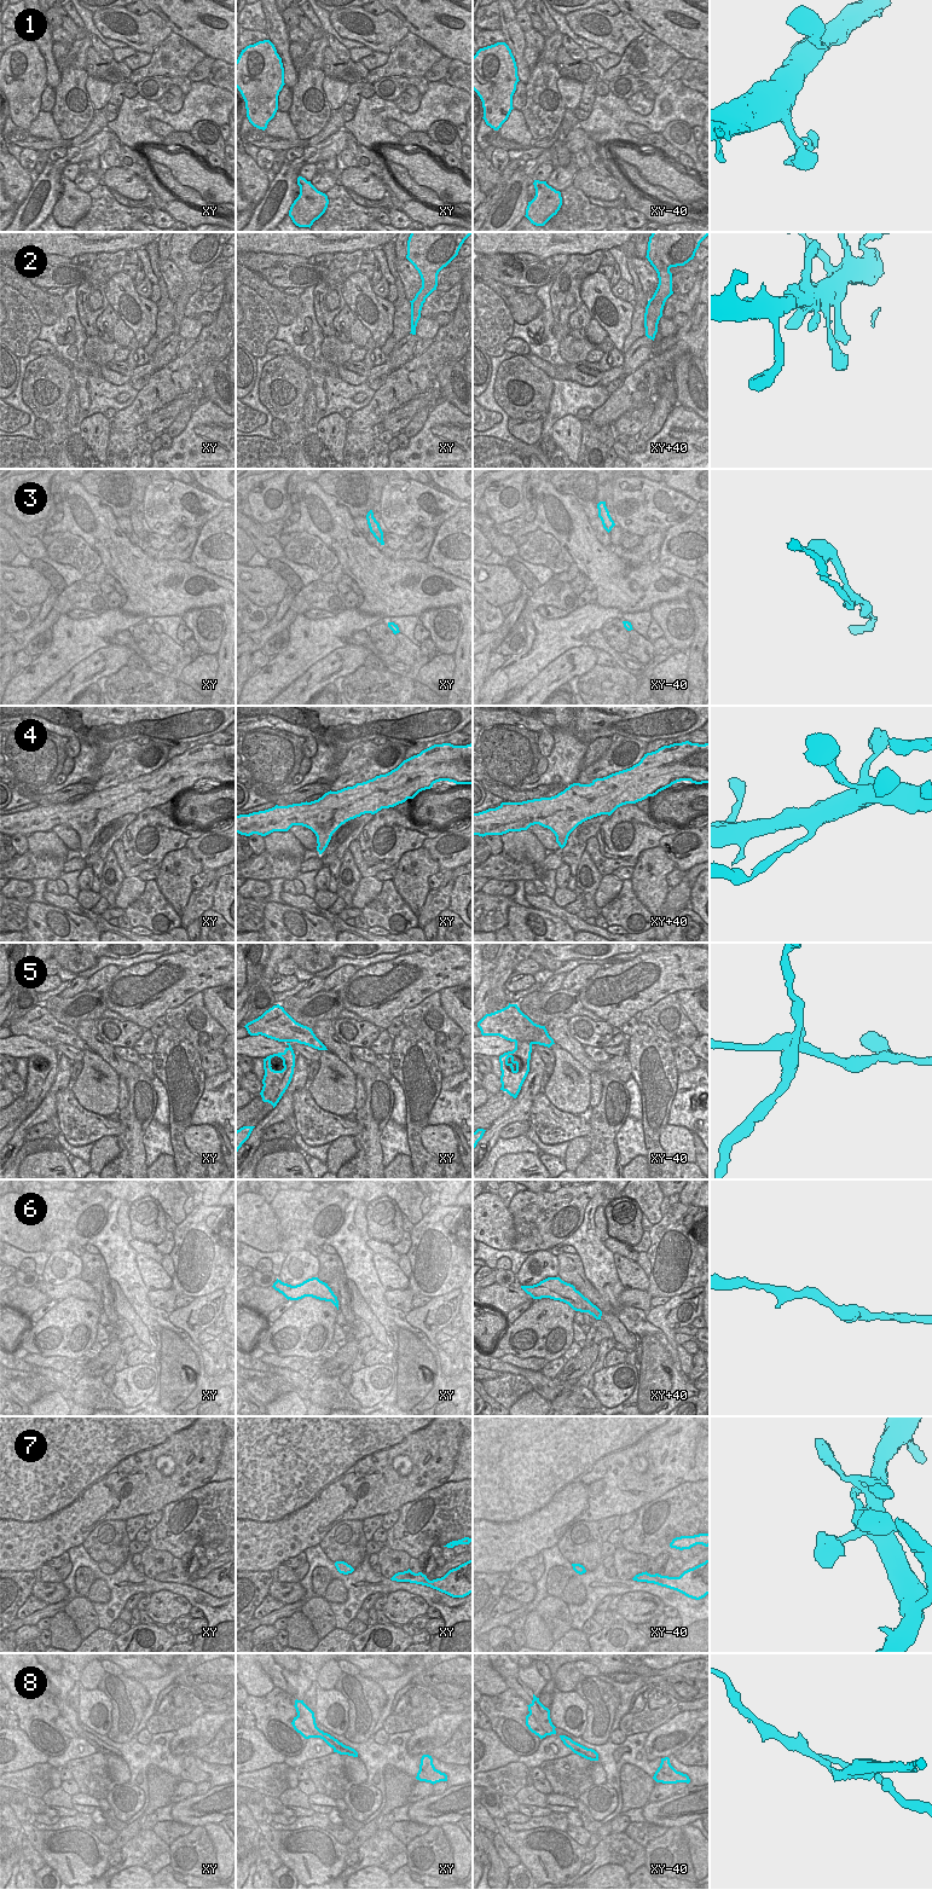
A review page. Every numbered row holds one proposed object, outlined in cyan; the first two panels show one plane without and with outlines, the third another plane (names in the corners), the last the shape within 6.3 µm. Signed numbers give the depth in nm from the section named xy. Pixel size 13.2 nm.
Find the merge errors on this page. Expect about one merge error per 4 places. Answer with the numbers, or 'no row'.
4, 5, 8

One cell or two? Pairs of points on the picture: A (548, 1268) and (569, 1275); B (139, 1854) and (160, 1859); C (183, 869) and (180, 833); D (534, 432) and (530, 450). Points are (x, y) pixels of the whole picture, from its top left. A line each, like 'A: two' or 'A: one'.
A: two
B: one
C: two
D: two

